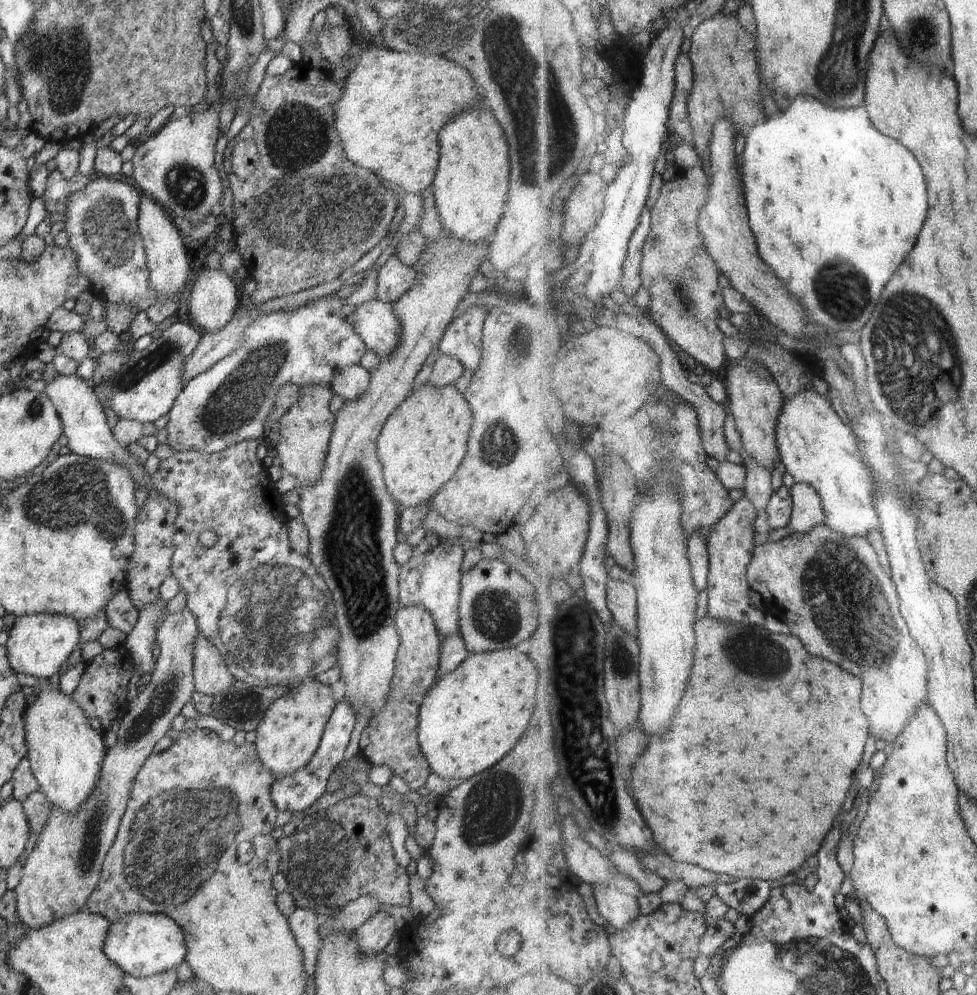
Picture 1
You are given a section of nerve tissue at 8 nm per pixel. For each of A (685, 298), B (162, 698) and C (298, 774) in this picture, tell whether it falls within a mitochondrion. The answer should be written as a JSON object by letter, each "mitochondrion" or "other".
{"A":"mitochondrion","B":"mitochondrion","C":"other"}

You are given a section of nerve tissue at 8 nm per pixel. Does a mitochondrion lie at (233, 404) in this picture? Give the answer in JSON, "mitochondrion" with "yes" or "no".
{"mitochondrion":"yes"}

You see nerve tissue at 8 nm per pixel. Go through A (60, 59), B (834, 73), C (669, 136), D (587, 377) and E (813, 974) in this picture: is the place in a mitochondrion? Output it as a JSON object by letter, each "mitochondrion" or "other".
{"A":"mitochondrion","B":"mitochondrion","C":"other","D":"other","E":"mitochondrion"}

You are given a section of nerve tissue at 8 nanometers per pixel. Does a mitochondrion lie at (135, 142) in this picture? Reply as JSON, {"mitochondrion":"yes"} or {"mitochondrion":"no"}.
{"mitochondrion":"no"}

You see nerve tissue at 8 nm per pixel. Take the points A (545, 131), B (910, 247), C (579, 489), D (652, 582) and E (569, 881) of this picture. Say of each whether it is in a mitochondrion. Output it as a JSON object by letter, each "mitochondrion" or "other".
{"A":"mitochondrion","B":"other","C":"other","D":"other","E":"other"}

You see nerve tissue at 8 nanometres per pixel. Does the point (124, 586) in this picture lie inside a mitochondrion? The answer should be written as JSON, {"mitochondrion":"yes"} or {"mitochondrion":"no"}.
{"mitochondrion":"no"}

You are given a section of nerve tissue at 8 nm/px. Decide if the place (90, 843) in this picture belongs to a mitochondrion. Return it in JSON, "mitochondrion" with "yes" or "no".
{"mitochondrion":"yes"}

